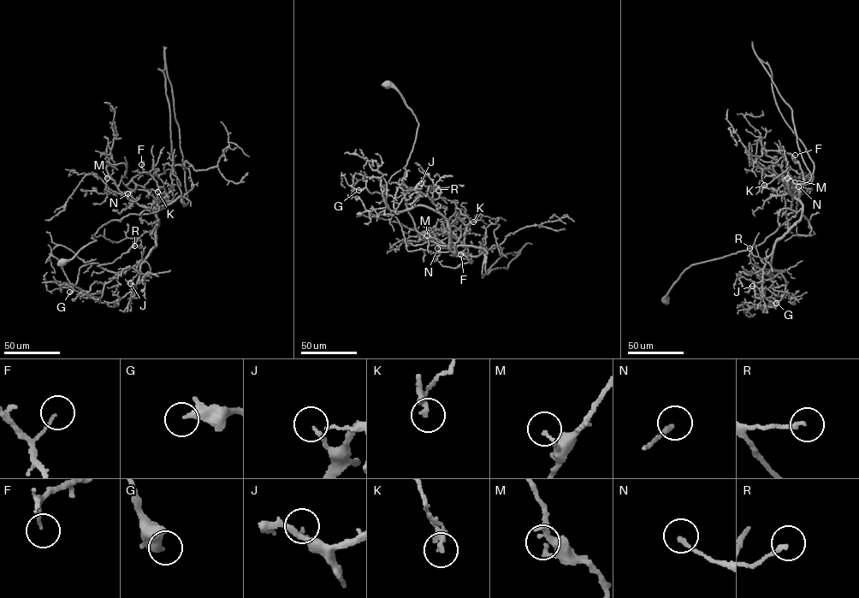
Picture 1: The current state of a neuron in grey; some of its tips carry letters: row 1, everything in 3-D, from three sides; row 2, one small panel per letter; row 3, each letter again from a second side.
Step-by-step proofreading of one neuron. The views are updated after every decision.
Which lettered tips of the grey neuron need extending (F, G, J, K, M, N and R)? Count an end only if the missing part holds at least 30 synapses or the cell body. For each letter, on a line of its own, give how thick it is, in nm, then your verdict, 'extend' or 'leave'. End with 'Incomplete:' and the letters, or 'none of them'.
F: calibre 100 nm; leave
G: calibre 360 nm; leave
J: calibre 140 nm; leave
K: calibre 240 nm; leave
M: calibre 130 nm; leave
N: calibre 180 nm; leave
R: calibre 180 nm; leave
Incomplete: none of them

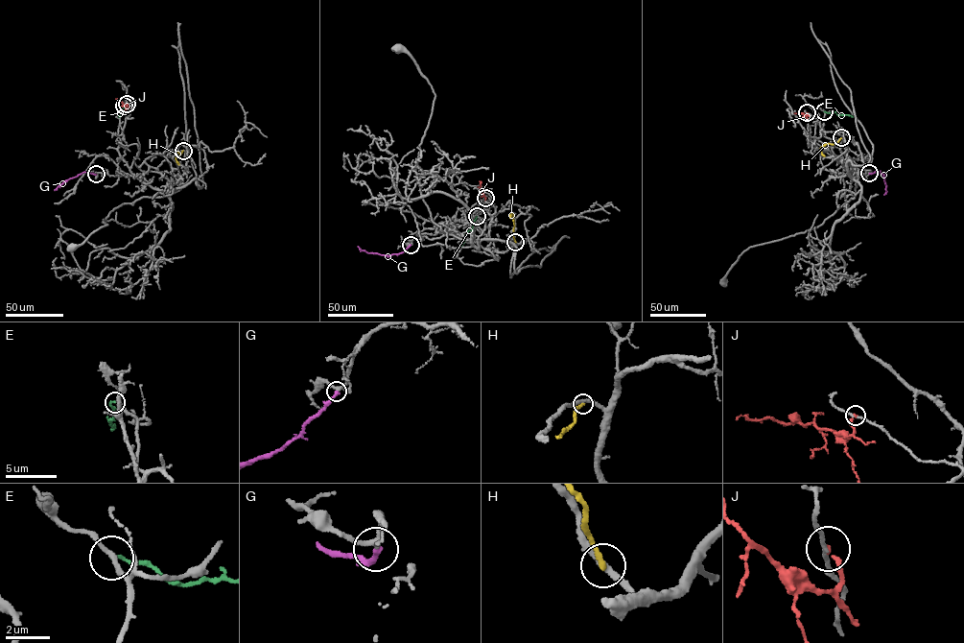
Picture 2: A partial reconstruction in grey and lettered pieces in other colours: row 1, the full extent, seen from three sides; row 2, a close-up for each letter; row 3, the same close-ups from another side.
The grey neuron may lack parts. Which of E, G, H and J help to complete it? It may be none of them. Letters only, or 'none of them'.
G

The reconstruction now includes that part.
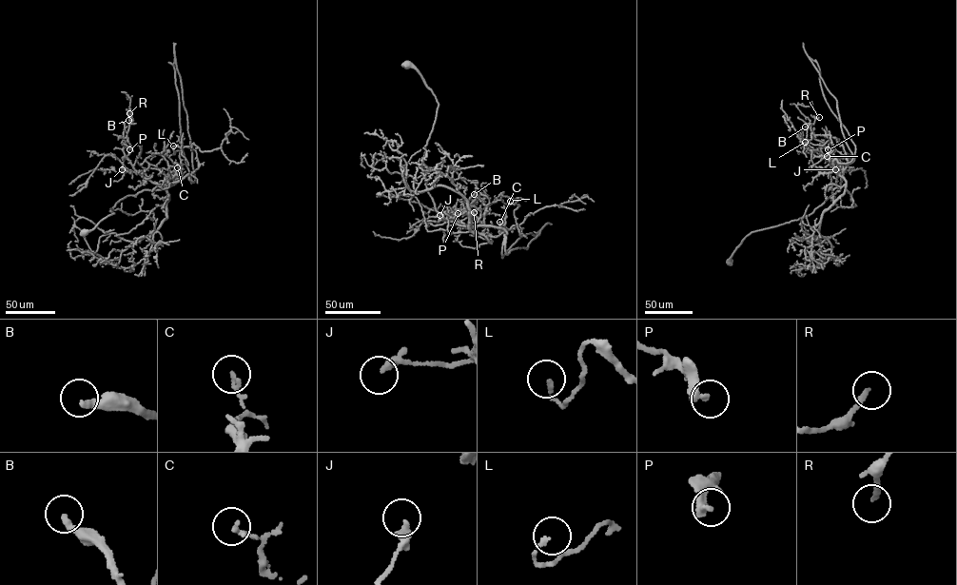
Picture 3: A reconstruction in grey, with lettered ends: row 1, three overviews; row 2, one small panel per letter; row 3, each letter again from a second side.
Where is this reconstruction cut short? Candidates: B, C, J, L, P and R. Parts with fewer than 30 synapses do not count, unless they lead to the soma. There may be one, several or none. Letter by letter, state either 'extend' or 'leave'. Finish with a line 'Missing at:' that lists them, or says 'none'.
B: extend
C: leave
J: leave
L: leave
P: leave
R: leave
Missing at: B

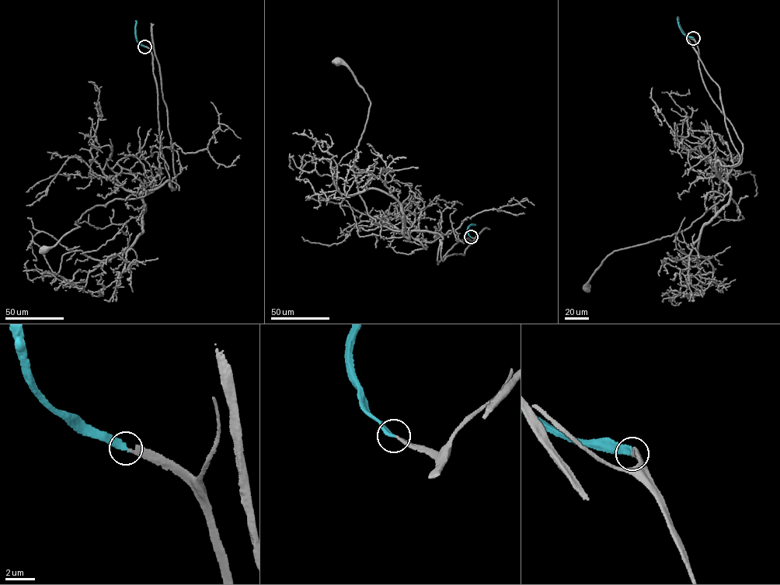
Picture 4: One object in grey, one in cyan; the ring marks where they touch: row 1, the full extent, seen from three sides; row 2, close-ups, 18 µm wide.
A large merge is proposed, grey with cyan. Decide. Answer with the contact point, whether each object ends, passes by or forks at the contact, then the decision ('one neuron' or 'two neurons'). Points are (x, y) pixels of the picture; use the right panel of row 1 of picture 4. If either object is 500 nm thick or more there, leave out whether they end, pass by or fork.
place (693, 38); grey ends; cyan ends; one neuron

